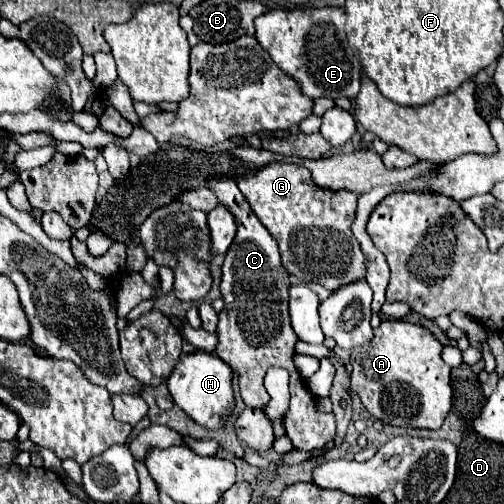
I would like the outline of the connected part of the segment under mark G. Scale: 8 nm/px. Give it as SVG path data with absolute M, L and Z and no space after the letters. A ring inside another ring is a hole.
M268 164L248 178L236 180L252 212L266 226L280 246L282 264L300 282L316 282L326 290L338 290L348 282L366 278L368 260L352 234L358 196L348 190L328 190L316 186L302 166Z

